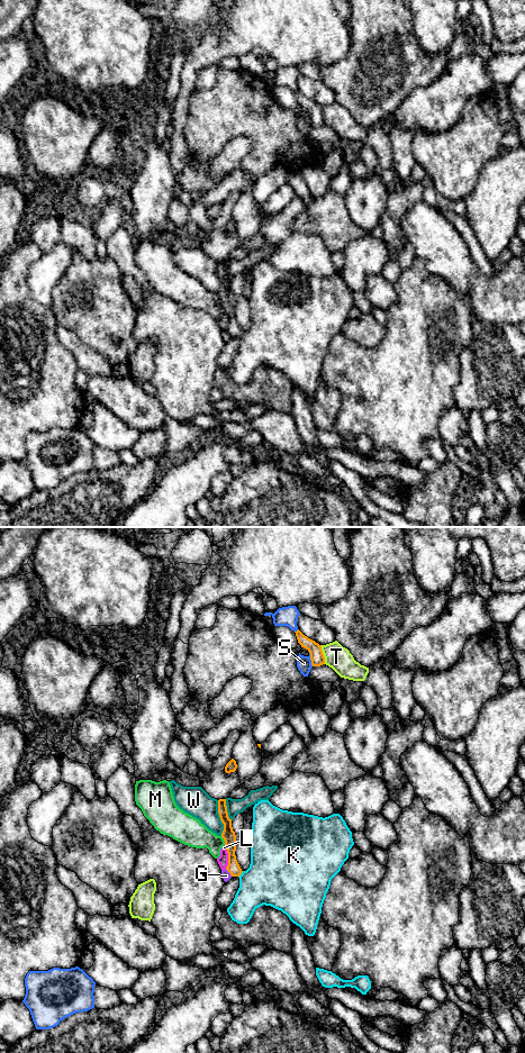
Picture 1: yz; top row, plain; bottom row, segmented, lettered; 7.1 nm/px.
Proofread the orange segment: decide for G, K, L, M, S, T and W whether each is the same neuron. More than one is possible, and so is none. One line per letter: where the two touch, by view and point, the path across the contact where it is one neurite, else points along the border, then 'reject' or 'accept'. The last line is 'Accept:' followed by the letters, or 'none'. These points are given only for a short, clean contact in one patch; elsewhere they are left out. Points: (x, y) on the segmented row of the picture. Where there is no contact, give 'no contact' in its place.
G: meets orange in yz at (228, 871); reject
K: meets orange in yz at (241, 873); reject
L: meets orange in yz at (228, 856); reject
M: meets orange in yz at (224, 840); reject
S: meets orange in yz at (310, 659); reject
T: meets orange in yz at (323, 654); reject
W: meets orange in yz at (220, 818); border along yz (217, 800), (217, 813), (223, 824), (222, 835); reject
Accept: none

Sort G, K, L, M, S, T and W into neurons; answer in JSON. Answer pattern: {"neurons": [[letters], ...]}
{"neurons": [["G"], ["K"], ["L"], ["M"], ["S"], ["T"], ["W"]]}

